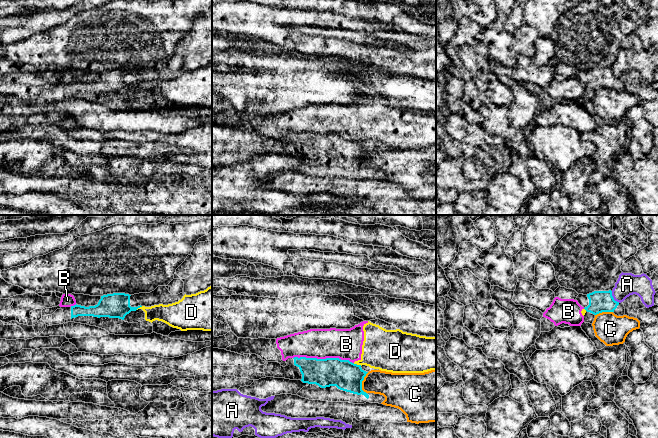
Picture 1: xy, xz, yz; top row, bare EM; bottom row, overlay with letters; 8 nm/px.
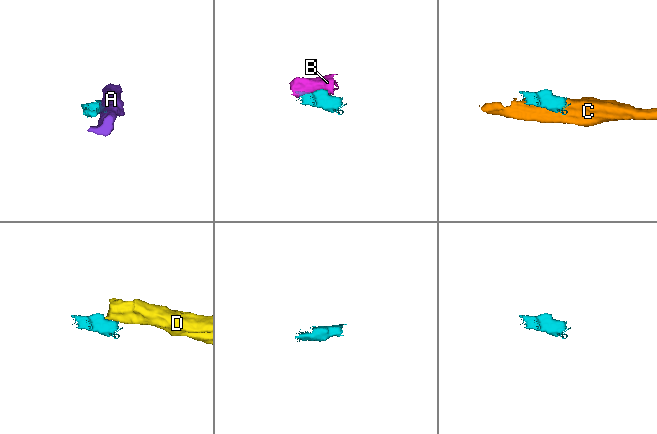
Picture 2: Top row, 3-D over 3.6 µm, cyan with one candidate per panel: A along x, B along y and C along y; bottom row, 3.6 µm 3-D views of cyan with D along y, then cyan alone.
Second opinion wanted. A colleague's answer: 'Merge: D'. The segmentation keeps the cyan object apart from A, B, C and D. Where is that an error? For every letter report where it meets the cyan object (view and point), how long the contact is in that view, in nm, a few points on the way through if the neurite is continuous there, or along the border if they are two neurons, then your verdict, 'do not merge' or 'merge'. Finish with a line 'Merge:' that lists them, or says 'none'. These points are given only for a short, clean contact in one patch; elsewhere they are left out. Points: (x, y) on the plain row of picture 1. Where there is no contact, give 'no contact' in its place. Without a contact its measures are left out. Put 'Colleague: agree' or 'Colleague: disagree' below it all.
A: contact yz (613, 74); length 120 nm; border yz (611, 67), (612, 73), (619, 78); do not merge
B: contact xz (323, 135); length 500 nm; do not merge
C: contact xz (361, 159); length 180 nm; do not merge
D: contact xz (356, 140); length 70 nm; border xz (353, 139), (361, 141); do not merge
Merge: none
Colleague: disagree

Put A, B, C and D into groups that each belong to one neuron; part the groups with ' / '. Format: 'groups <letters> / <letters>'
groups A / B D / C

